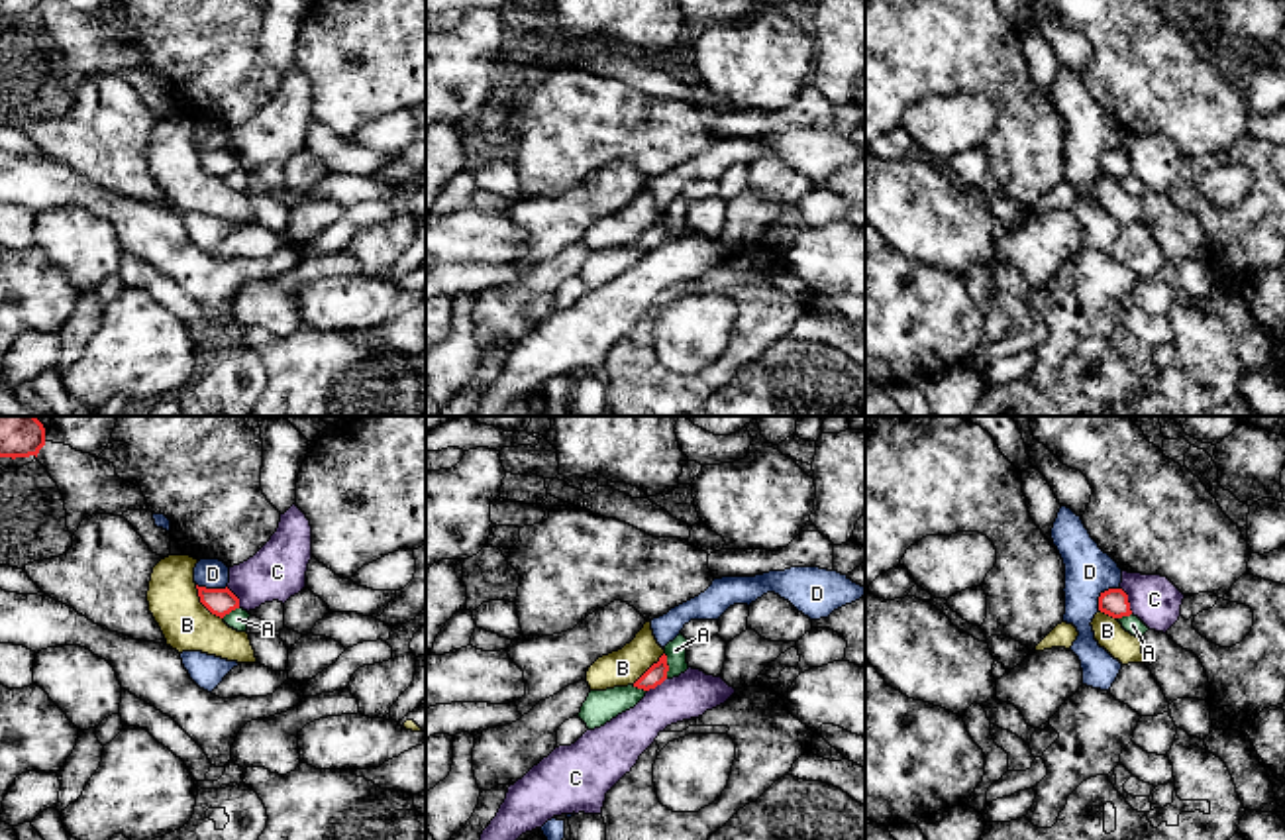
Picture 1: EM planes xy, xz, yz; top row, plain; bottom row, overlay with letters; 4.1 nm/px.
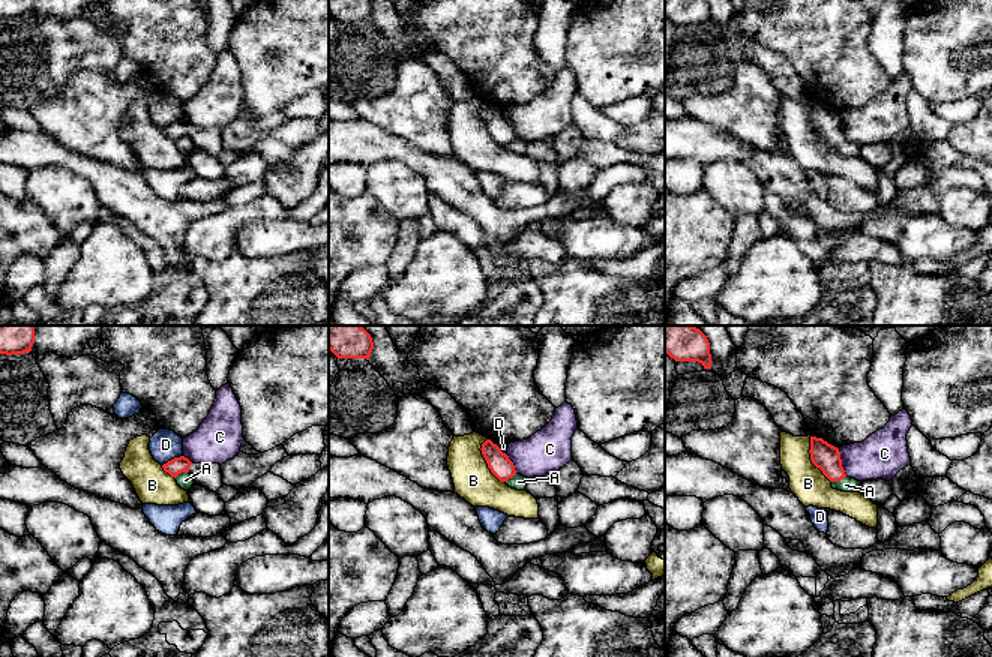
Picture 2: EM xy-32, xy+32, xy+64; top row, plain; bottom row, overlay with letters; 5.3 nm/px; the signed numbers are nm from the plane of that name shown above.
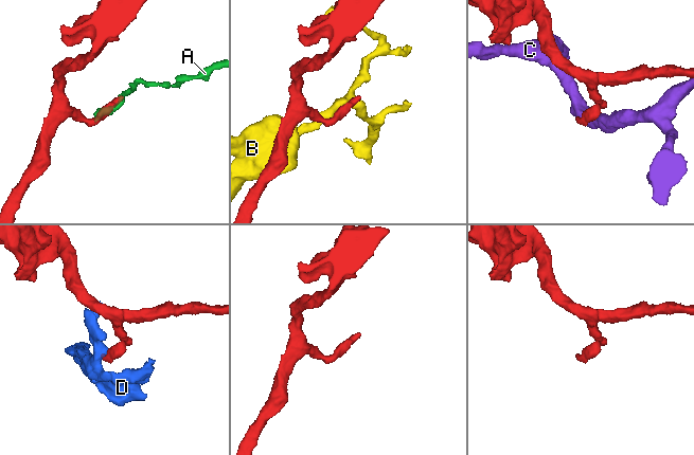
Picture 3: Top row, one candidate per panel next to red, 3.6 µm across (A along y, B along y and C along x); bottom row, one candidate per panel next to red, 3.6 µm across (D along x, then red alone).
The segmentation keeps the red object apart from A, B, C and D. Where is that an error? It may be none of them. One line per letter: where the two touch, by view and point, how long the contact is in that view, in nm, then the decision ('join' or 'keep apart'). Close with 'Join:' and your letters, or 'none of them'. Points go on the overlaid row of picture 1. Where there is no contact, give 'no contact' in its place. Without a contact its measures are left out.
A: meets red in xz at (668, 666); contact 110 nm long; join
B: meets red in xy at (205, 605); contact 180 nm long; keep apart
C: meets red in yz at (1127, 601); contact 120 nm long; keep apart
D: meets red in yz at (1103, 593); contact 130 nm long; keep apart
Join: A

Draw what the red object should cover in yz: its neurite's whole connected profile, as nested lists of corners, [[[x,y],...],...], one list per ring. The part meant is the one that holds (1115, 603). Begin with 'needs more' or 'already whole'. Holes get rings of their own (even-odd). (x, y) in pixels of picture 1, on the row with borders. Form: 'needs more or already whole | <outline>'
needs more | [[[1108,589],[1099,597],[1099,610],[1116,618],[1126,632],[1142,638],[1150,628],[1132,614],[1128,595],[1122,589]]]

